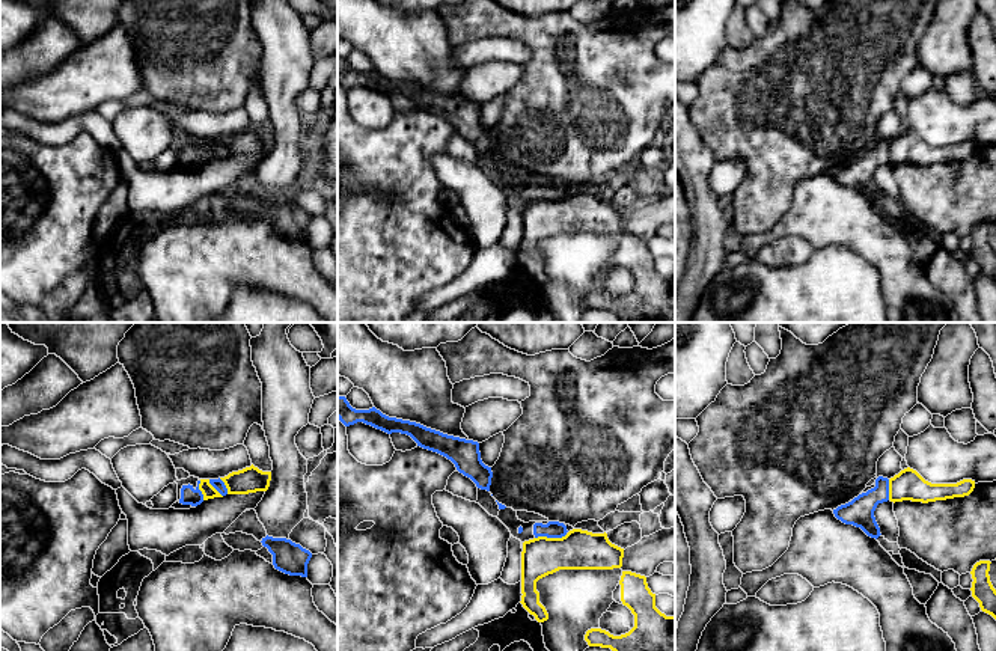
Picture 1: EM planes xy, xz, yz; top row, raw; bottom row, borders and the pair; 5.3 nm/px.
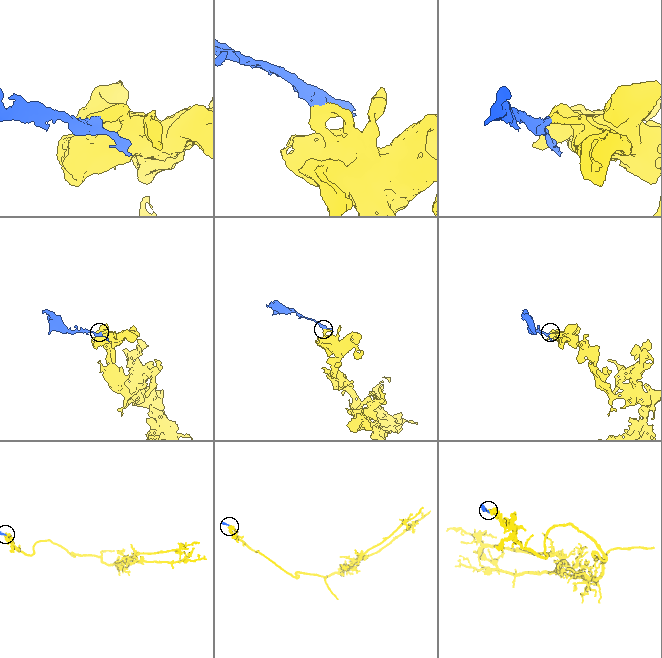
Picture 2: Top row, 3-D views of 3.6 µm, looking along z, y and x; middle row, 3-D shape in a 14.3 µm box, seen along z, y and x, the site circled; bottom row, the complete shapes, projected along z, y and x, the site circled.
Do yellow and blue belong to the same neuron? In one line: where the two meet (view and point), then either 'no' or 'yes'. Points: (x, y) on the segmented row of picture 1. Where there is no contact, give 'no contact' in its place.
contact xz (550, 538); no

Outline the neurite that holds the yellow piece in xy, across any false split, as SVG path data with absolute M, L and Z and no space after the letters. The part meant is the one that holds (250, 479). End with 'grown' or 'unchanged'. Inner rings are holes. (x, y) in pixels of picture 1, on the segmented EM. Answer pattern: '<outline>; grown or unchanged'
M253 464L238 472L232 472L225 478L220 478L228 494L249 494L256 491L267 491L271 481L271 472L262 472Z; unchanged

